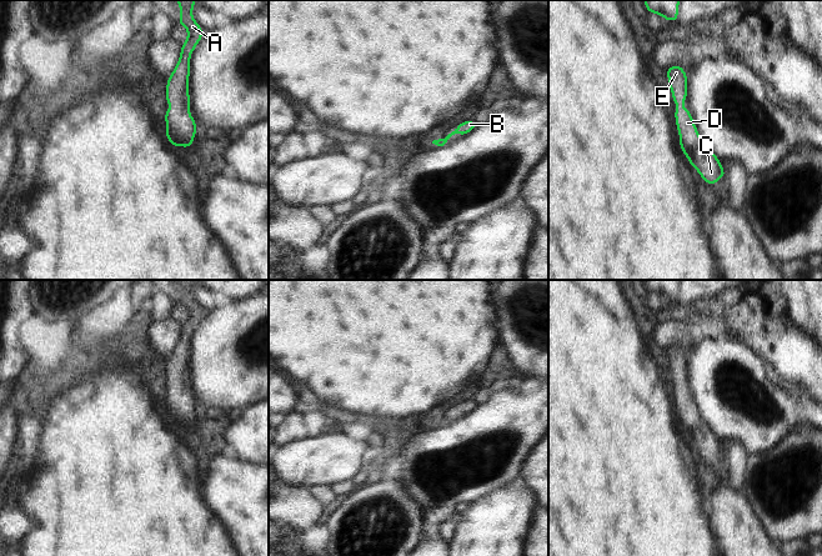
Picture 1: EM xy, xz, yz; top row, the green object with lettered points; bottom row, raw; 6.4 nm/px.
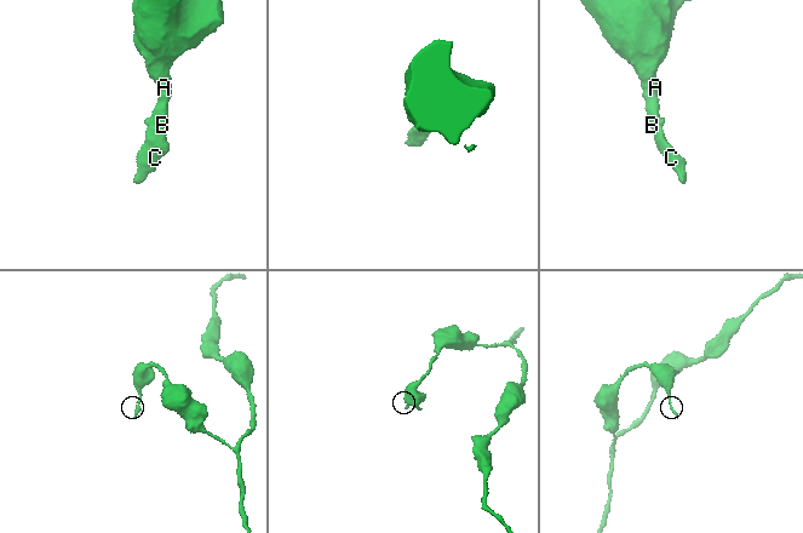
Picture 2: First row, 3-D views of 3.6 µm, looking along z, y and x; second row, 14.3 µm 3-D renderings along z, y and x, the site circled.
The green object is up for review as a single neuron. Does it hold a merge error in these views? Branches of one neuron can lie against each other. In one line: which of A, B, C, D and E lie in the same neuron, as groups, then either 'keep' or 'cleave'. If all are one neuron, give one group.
A B C D E | keep

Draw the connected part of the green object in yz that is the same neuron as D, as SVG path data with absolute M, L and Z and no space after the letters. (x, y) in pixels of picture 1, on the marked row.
M678 64L666 69L666 72L672 94L672 100L677 105L677 107L675 109L675 120L680 136L680 147L682 152L687 156L687 160L691 166L697 170L701 179L705 180L712 187L715 187L716 181L726 177L726 174L723 166L720 162L720 159L710 150L706 142L701 139L690 110L682 106L682 104L687 100L686 77L688 72L686 72Z

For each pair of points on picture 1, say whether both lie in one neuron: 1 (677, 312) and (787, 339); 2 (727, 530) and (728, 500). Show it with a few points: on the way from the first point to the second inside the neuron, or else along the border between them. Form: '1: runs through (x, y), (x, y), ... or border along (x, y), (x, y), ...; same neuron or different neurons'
1: runs through (705, 306), (743, 306), (760, 320); same neuron
2: runs through (728, 522), (728, 507); same neuron

